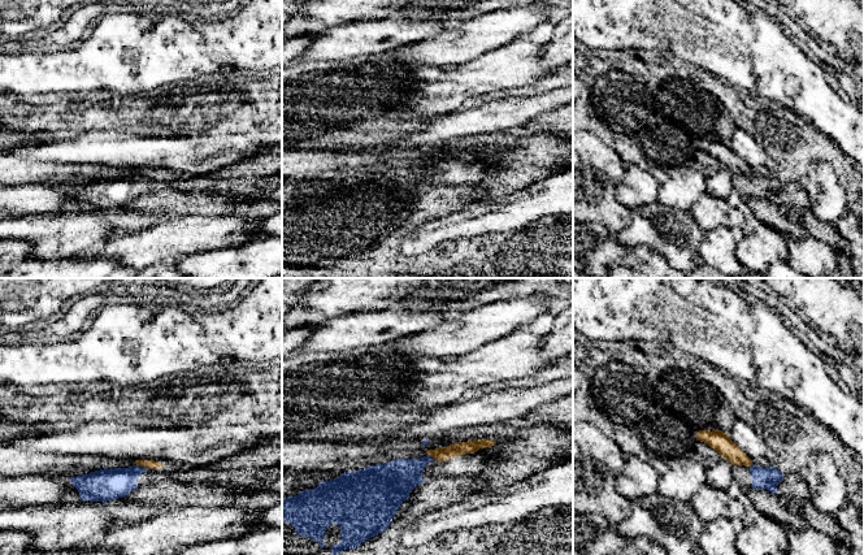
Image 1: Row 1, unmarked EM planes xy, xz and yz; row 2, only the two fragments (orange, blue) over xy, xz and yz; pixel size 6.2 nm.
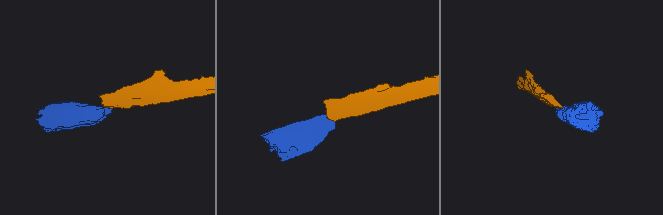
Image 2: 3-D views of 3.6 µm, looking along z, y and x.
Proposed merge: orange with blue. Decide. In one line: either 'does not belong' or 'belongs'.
does not belong

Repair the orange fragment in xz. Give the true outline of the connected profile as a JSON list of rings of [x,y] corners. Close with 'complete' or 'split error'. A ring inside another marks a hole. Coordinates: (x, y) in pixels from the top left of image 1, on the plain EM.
[[[282,148],[283,181],[356,181],[375,173],[386,173],[394,168],[421,168],[431,165],[438,170],[474,162],[479,157],[494,155],[492,148],[459,151],[437,159],[425,159],[422,149],[390,148],[374,151],[373,148],[331,148],[305,151]]] | split error

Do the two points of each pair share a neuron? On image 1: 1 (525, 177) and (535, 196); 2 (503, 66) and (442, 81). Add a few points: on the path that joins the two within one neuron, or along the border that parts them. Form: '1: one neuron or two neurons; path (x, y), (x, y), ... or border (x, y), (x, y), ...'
1: two neurons; border (558, 170), (502, 196)
2: one neuron; path (487, 73), (469, 81), (457, 81)

